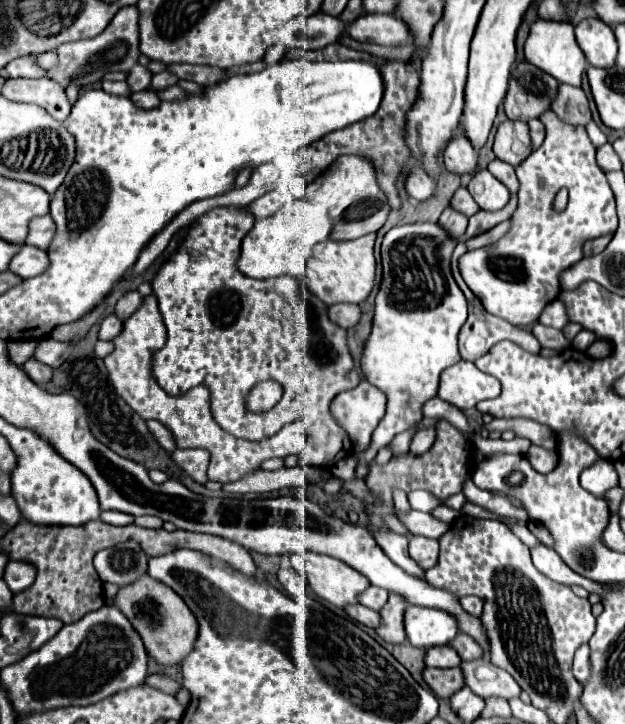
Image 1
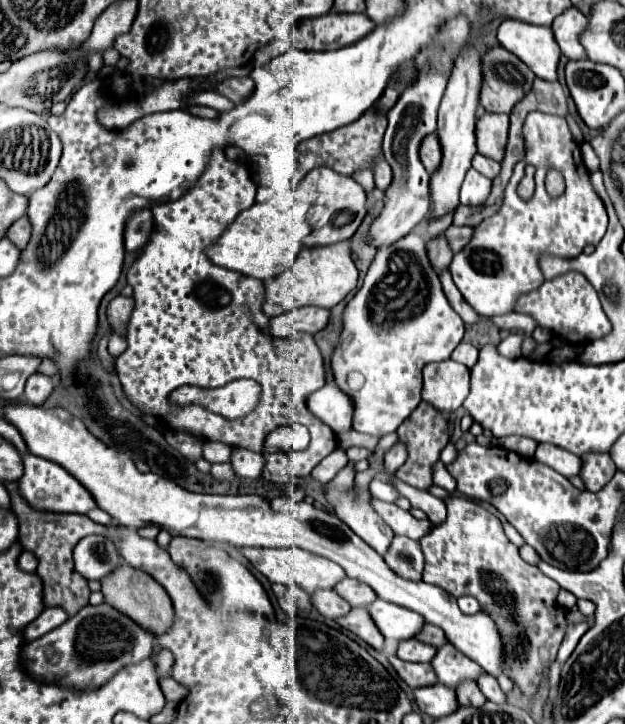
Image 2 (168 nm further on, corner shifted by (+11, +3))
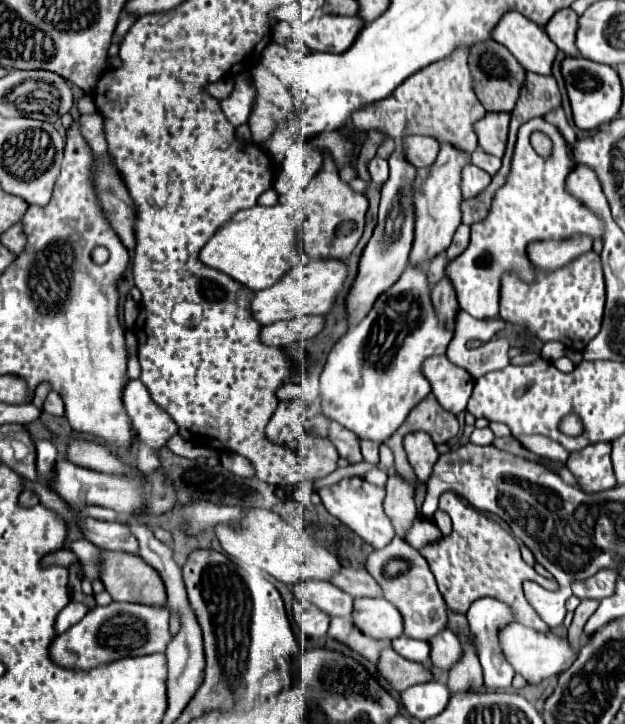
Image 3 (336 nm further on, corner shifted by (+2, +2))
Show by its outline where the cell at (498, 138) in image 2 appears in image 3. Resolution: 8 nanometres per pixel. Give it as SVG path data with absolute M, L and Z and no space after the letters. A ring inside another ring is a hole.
M490 112L480 122L474 124L478 146L486 150L488 154L494 154L496 158L502 158L506 152L506 138L508 138L508 126L510 126L510 114L506 112Z

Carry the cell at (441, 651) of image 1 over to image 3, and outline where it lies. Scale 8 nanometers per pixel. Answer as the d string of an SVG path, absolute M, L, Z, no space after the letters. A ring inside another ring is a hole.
M400 636L396 640L392 640L392 648L412 660L412 662L420 662L420 664L428 664L428 658L430 658L430 644L424 642L424 640L414 640L414 638L408 638L408 636Z

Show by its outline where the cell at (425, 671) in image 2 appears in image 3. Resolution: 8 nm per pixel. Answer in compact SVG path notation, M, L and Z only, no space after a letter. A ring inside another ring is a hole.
M392 648L382 650L380 660L378 660L378 672L398 692L404 692L408 686L414 686L414 684L422 684L422 682L432 680L430 668L426 668L424 664L418 664L418 662L412 662L412 660L402 658Z

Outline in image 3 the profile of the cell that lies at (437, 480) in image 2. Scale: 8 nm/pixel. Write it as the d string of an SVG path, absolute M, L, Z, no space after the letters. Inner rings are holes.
M422 432L408 434L404 438L404 448L406 448L408 460L414 468L414 472L418 474L418 480L422 484L426 484L430 480L434 464L438 462L438 450L436 450L432 438Z

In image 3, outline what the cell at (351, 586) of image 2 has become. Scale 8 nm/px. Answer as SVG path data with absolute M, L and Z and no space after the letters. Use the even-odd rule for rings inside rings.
M342 568L340 574L336 574L330 580L334 586L342 588L354 598L380 598L382 588L366 570L354 570L354 568Z

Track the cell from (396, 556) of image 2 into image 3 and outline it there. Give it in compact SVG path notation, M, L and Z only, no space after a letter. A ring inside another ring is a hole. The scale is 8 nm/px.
M394 538L386 548L382 550L374 550L368 560L366 560L366 570L374 576L374 580L382 586L384 598L388 602L392 602L404 616L404 634L408 638L416 638L416 640L430 640L434 634L440 634L446 628L446 602L442 598L442 594L436 588L436 580L430 572L430 566L426 562L426 558L422 558L422 554L414 548L408 546L408 542L404 538ZM390 558L404 558L410 562L410 570L404 574L398 574L394 578L388 578L382 568L386 566L386 562Z

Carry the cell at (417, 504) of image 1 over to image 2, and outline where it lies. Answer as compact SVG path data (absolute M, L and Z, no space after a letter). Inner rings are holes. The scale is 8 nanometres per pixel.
M373 479L373 481L369 483L369 491L371 491L373 497L377 497L377 499L381 499L381 501L389 501L389 503L393 503L393 501L399 497L399 493L397 493L397 489L395 489L393 485L383 483L383 481L379 481L379 479Z

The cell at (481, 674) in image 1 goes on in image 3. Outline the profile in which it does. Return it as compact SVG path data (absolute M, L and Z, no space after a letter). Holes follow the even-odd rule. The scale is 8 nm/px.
M448 628L430 640L430 662L440 670L450 670L456 662L462 660L462 644L456 634Z

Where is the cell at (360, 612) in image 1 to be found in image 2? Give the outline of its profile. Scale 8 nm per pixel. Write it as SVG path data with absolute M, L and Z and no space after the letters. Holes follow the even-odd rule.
M317 589L313 595L311 595L311 603L313 607L327 619L337 619L337 617L343 617L345 613L349 613L351 605L339 597L333 589Z

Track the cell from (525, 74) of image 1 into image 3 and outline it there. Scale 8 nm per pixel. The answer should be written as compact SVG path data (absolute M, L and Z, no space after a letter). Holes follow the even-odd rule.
M494 40L488 42L476 42L470 48L470 70L474 76L474 88L478 92L478 98L482 106L488 112L512 112L518 98L520 90L526 80L526 70L520 66L520 62L510 54L510 50Z

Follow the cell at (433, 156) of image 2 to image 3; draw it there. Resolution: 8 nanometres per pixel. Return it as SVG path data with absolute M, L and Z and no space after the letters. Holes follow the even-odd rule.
M406 136L402 140L402 148L406 152L408 162L414 162L416 168L424 168L436 162L440 142L430 136Z

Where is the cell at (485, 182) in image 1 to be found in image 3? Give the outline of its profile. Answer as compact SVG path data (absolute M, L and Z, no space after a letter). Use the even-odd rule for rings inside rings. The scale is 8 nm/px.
M468 164L462 172L462 196L464 198L478 196L490 184L490 180L492 180L490 174L486 174L484 170Z

